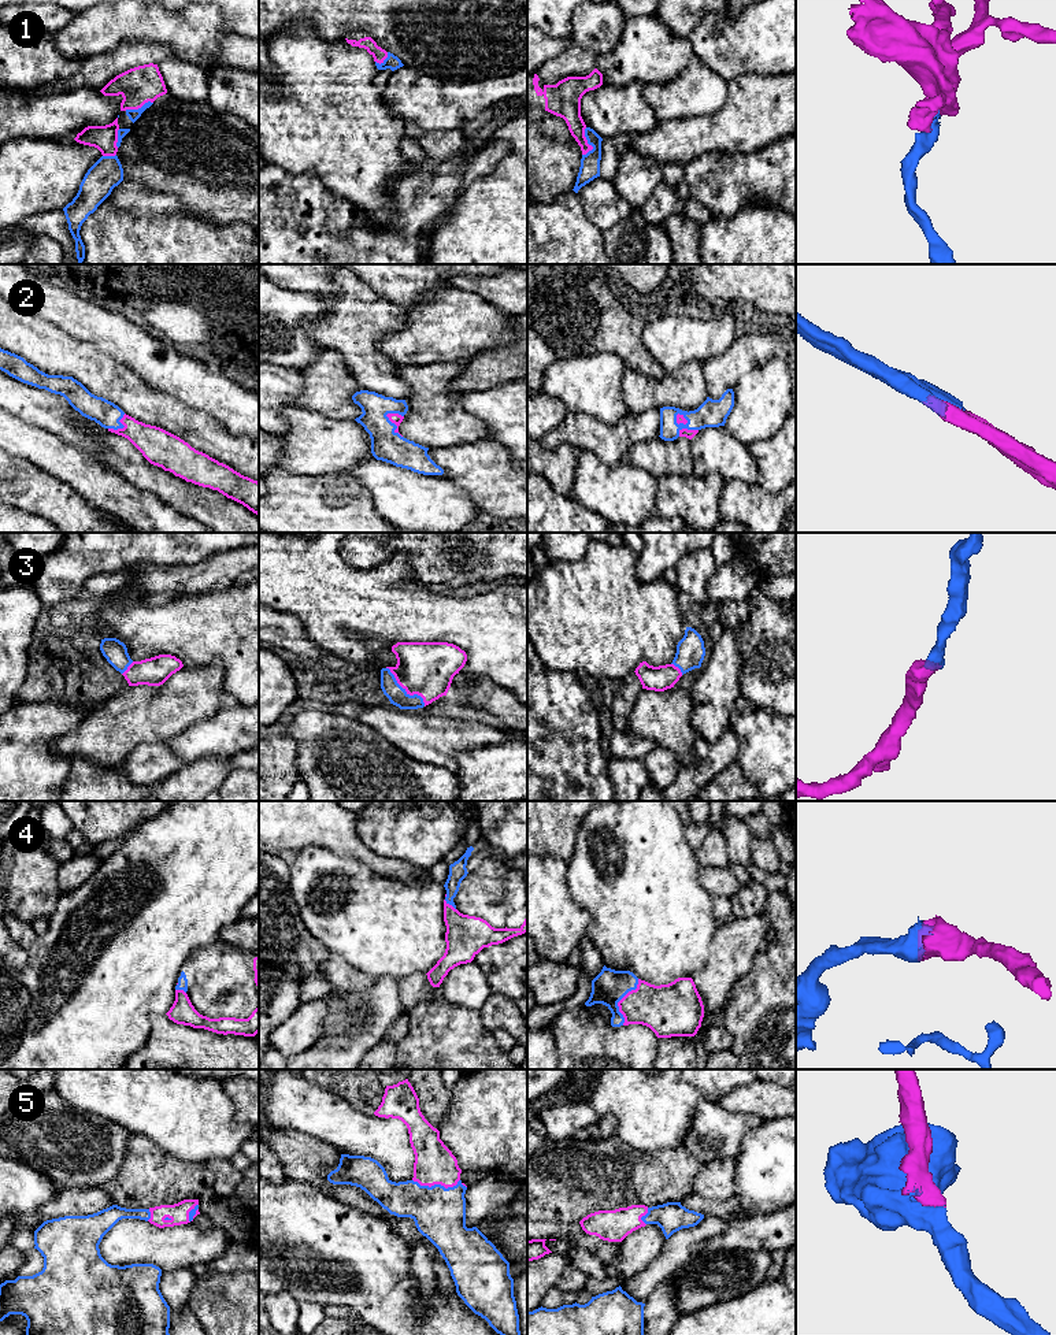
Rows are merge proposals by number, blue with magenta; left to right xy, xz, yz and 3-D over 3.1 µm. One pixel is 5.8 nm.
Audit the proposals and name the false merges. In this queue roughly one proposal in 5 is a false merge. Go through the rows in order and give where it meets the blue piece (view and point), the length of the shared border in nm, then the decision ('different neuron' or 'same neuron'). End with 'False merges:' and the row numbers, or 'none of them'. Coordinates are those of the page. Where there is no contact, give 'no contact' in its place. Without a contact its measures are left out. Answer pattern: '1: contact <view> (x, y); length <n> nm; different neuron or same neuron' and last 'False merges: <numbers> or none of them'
1: contact yz (588, 143); length 170 nm; same neuron
2: contact xz (395, 425); length 170 nm; same neuron
3: contact xz (404, 690); length 320 nm; same neuron
4: contact yz (619, 1000); length 280 nm; same neuron
5: contact xz (436, 1185); length 280 nm; same neuron
False merges: none of them

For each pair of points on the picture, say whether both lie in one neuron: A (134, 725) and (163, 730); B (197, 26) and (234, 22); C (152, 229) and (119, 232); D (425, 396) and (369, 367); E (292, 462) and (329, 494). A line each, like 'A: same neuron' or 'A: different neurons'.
A: same neuron
B: different neurons
C: same neuron
D: different neurons
E: different neurons

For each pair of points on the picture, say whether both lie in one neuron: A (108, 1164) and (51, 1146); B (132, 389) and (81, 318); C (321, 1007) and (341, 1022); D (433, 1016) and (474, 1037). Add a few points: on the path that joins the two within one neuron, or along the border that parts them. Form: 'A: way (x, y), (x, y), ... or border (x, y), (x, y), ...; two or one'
A: way (95, 1152), (65, 1146); one
B: border (80, 341), (92, 344), (136, 374); two
C: border (334, 989), (315, 1041); two
D: way (443, 1026), (454, 1037), (464, 1037); one

